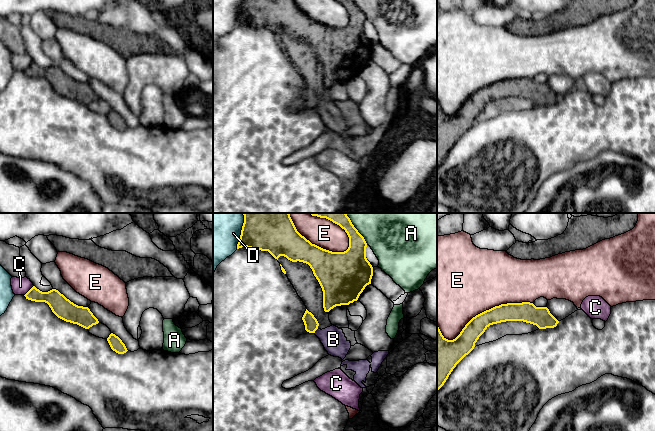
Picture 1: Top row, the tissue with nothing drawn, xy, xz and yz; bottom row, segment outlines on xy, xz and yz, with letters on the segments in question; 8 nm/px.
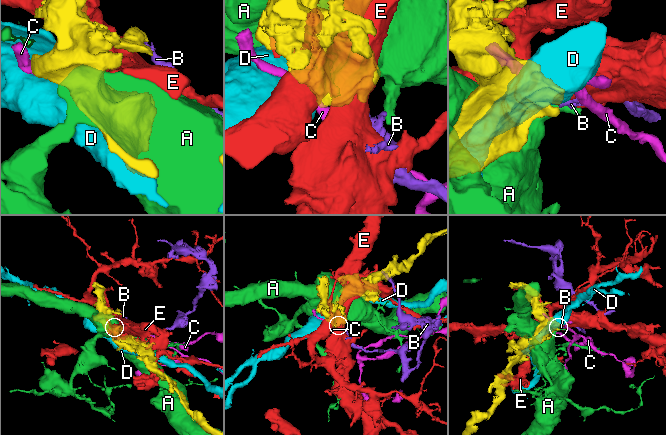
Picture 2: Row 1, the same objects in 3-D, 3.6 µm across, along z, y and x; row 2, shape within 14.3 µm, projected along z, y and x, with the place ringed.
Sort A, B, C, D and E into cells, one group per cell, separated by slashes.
A / B / C / D / E

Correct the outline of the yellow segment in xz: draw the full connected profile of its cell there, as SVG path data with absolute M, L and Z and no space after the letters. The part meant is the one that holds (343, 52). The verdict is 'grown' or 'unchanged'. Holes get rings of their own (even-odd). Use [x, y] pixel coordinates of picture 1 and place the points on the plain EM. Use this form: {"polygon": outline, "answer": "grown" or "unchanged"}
{"polygon": "M243 0L237 25L247 23L268 27L275 35L286 33L292 38L310 42L323 67L323 84L329 88L336 82L357 77L365 63L371 60L373 43L366 34L367 19L353 0L337 0L349 13L349 23L344 28L332 28L312 20L296 5L294 0Z", "answer": "unchanged"}

